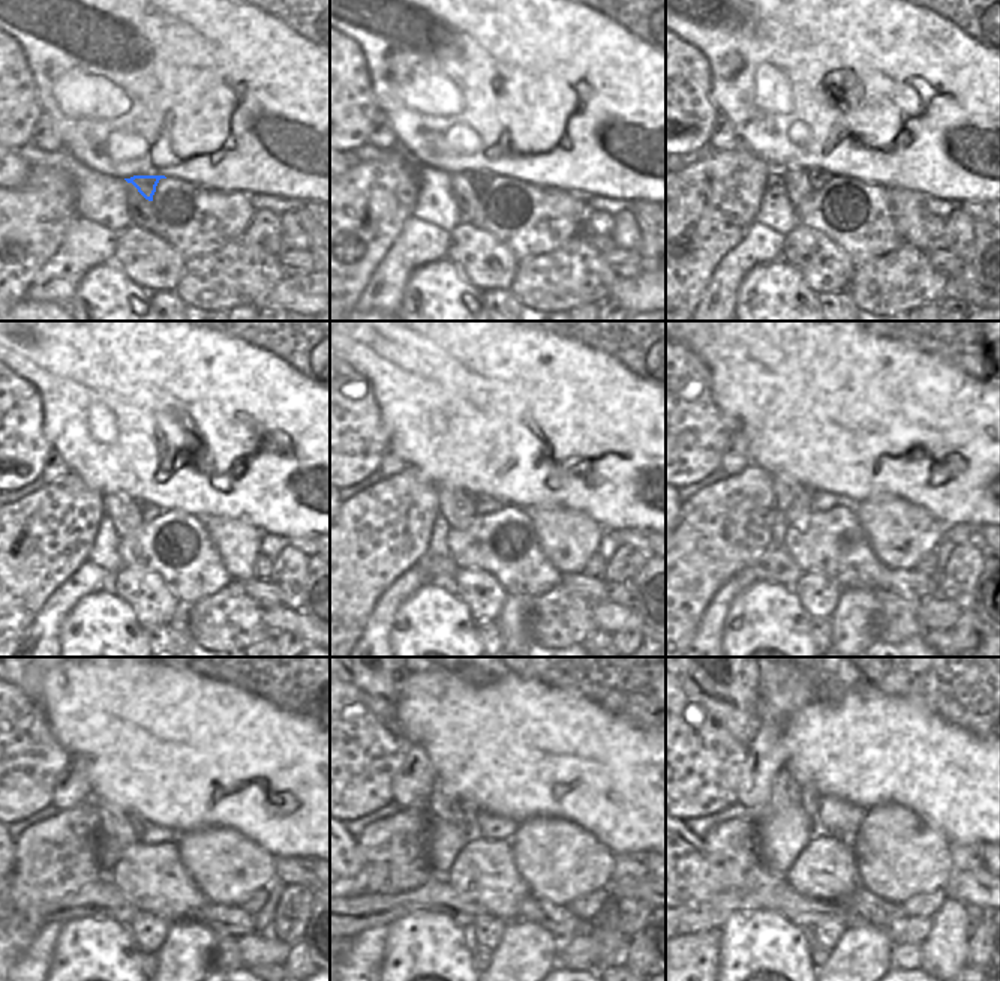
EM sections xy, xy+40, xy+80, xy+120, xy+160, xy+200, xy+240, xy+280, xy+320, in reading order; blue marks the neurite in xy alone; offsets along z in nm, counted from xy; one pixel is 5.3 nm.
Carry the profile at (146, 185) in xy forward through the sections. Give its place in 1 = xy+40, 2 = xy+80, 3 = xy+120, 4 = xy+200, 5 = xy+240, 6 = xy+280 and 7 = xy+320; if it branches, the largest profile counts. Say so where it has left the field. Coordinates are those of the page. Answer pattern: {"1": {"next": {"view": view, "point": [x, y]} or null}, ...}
{"1": {"next": {"view": "xy+40", "point": [480, 182]}}, "2": {"next": {"view": "xy+80", "point": [817, 179]}}, "3": {"next": {"view": "xy+120", "point": [149, 512]}}, "4": {"next": {"view": "xy+200", "point": [822, 501]}}, "5": {"next": {"view": "xy+240", "point": [147, 833]}}, "6": {"next": {"view": "xy+280", "point": [480, 825]}}, "7": {"next": {"view": "xy+320", "point": [832, 816]}}}

